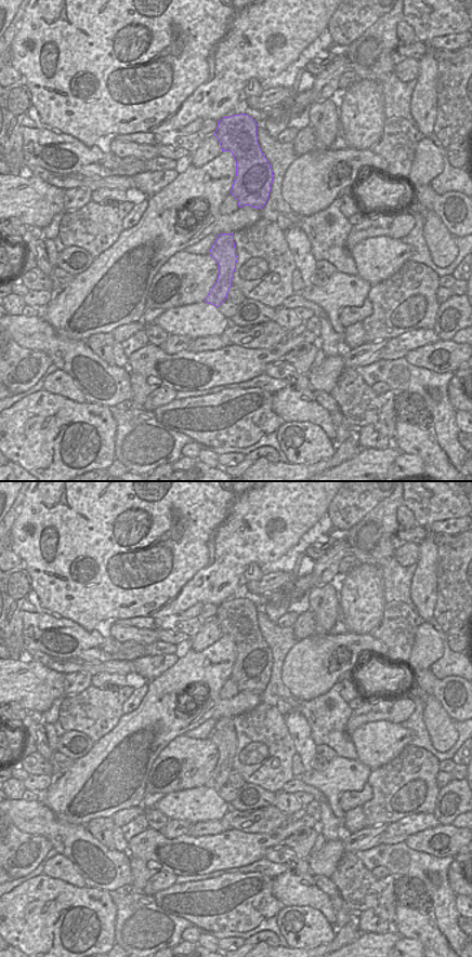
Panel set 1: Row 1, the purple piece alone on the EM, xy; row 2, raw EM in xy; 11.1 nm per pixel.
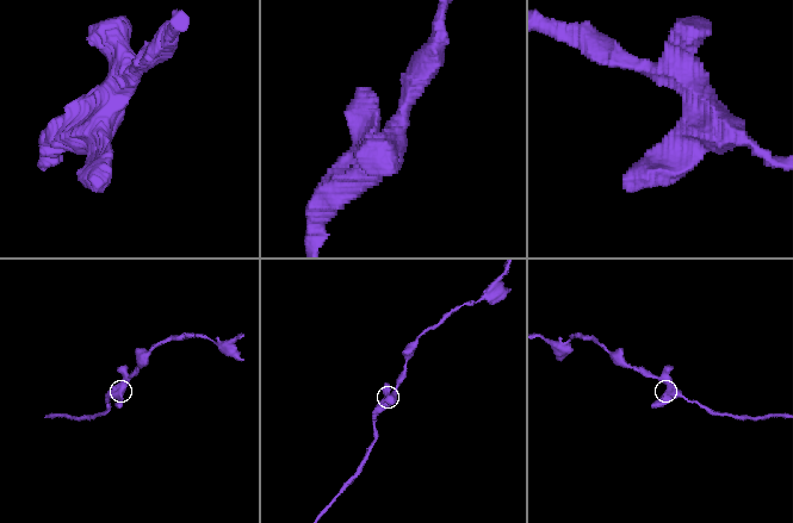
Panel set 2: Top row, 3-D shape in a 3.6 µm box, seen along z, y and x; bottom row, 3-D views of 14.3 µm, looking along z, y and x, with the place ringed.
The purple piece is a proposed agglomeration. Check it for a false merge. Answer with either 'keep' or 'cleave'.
keep

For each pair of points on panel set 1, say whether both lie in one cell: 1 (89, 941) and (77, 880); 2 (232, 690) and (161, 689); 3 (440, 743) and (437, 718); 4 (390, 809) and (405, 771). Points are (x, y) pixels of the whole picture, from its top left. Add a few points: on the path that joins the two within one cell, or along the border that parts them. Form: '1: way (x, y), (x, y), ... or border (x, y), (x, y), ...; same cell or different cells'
1: border (54, 877), (78, 887), (86, 887); different cells
2: border (230, 677), (219, 694), (223, 701); different cells
3: way (440, 736), (438, 725); same cell
4: way (393, 799), (405, 781); same cell

